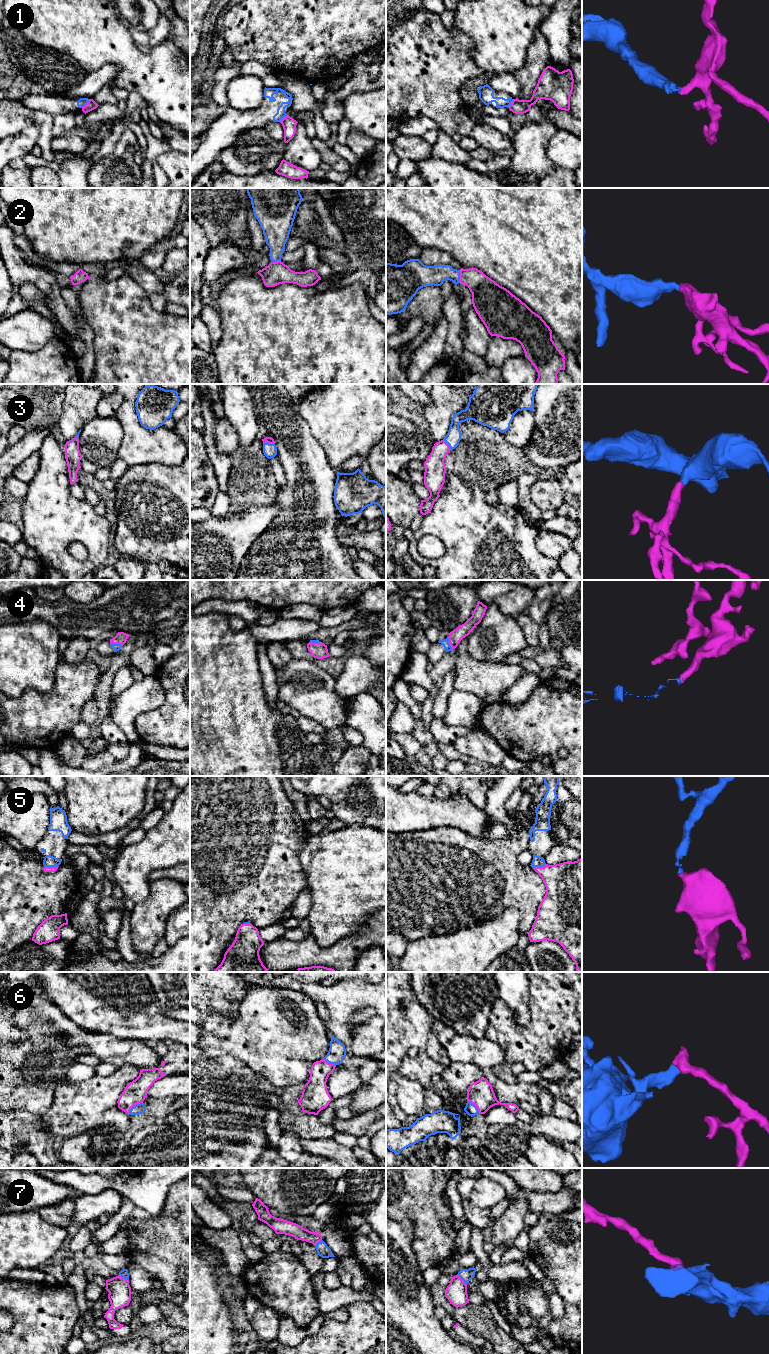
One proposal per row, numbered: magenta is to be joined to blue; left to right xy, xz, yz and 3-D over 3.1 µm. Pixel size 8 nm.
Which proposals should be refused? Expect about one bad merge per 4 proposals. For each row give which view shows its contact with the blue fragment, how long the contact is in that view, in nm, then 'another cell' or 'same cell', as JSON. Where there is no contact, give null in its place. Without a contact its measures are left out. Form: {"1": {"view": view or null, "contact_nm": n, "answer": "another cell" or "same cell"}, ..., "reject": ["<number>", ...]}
{"1": {"view": "xy", "contact_nm": 100, "answer": "another cell"}, "2": {"view": "yz", "contact_nm": 100, "answer": "same cell"}, "3": {"view": "xz", "contact_nm": 100, "answer": "same cell"}, "4": {"view": "xy", "contact_nm": 110, "answer": "same cell"}, "5": {"view": "xy", "contact_nm": 120, "answer": "same cell"}, "6": {"view": "xy", "contact_nm": 150, "answer": "same cell"}, "7": {"view": "yz", "contact_nm": 120, "answer": "same cell"}, "reject": ["1"]}

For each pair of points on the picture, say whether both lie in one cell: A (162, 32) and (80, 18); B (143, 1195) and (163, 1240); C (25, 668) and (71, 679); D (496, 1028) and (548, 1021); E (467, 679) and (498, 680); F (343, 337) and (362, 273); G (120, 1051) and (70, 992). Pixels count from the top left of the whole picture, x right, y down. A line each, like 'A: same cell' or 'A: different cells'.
A: different cells
B: different cells
C: different cells
D: same cell
E: same cell
F: different cells
G: different cells

